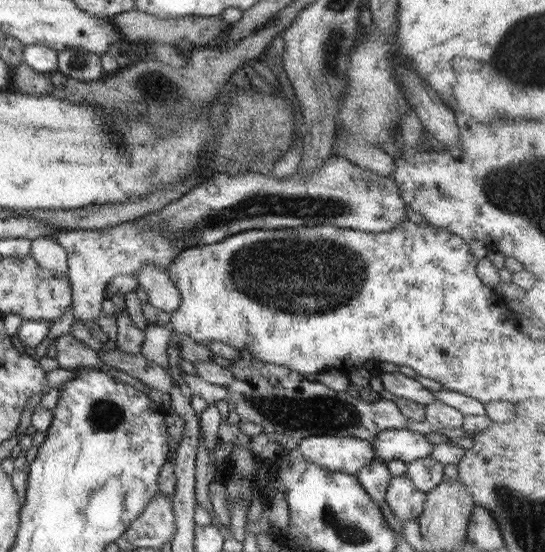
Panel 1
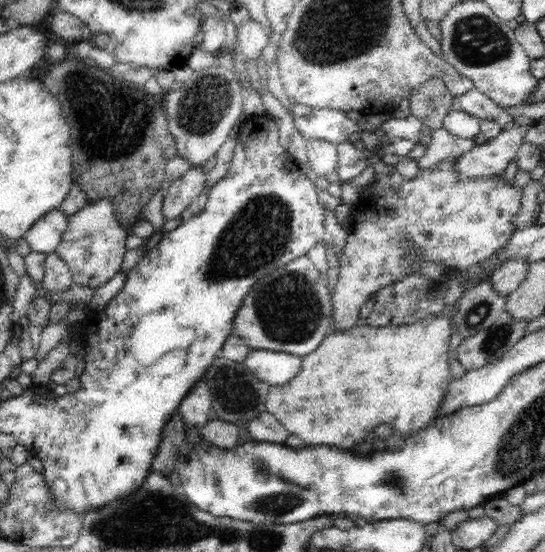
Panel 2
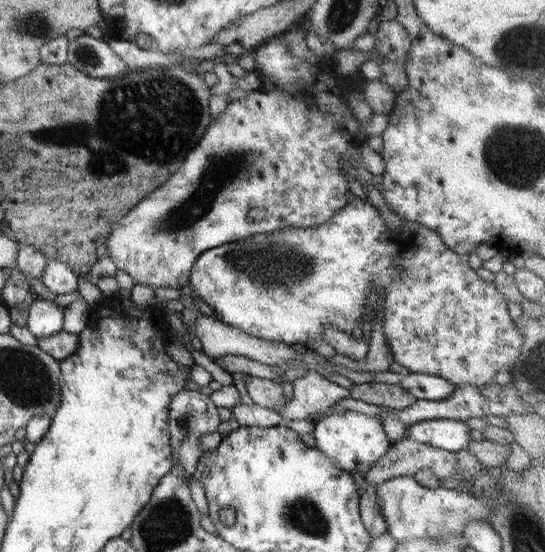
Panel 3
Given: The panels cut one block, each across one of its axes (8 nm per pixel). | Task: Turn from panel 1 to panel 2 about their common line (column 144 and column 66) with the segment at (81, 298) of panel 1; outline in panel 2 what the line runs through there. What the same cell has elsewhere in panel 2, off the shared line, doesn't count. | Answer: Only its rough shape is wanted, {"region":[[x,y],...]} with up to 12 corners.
{"region":[[110,200],[70,215],[55,254],[103,286],[133,244]]}

